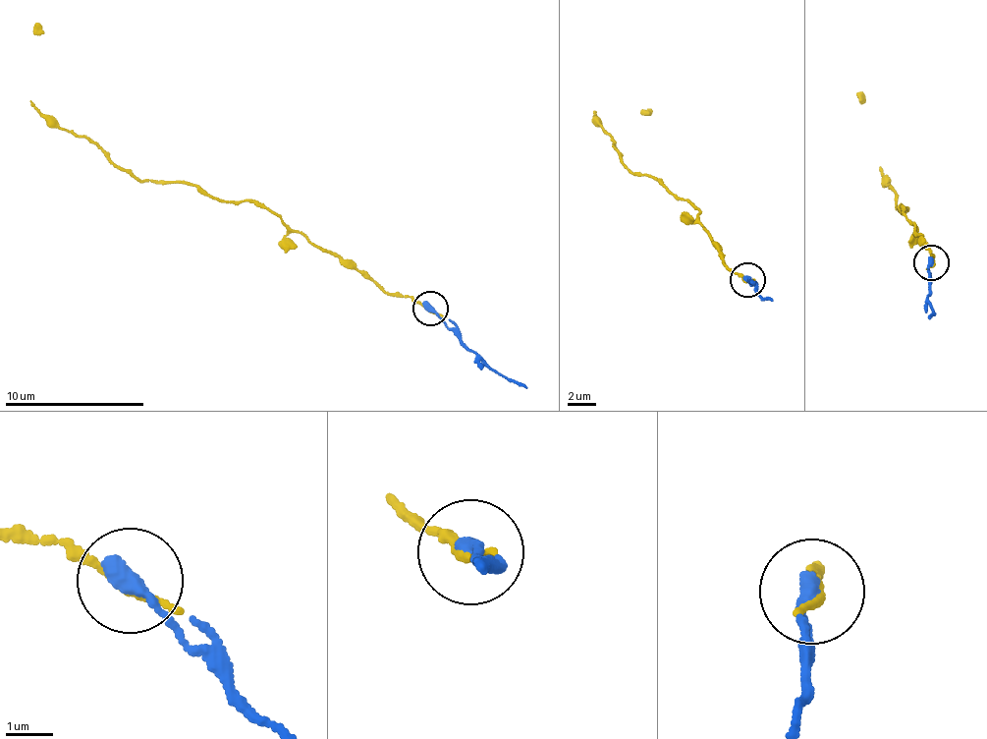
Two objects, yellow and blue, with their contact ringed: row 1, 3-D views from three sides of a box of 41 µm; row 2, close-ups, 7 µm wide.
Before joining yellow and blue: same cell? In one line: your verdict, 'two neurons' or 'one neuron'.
one neuron

